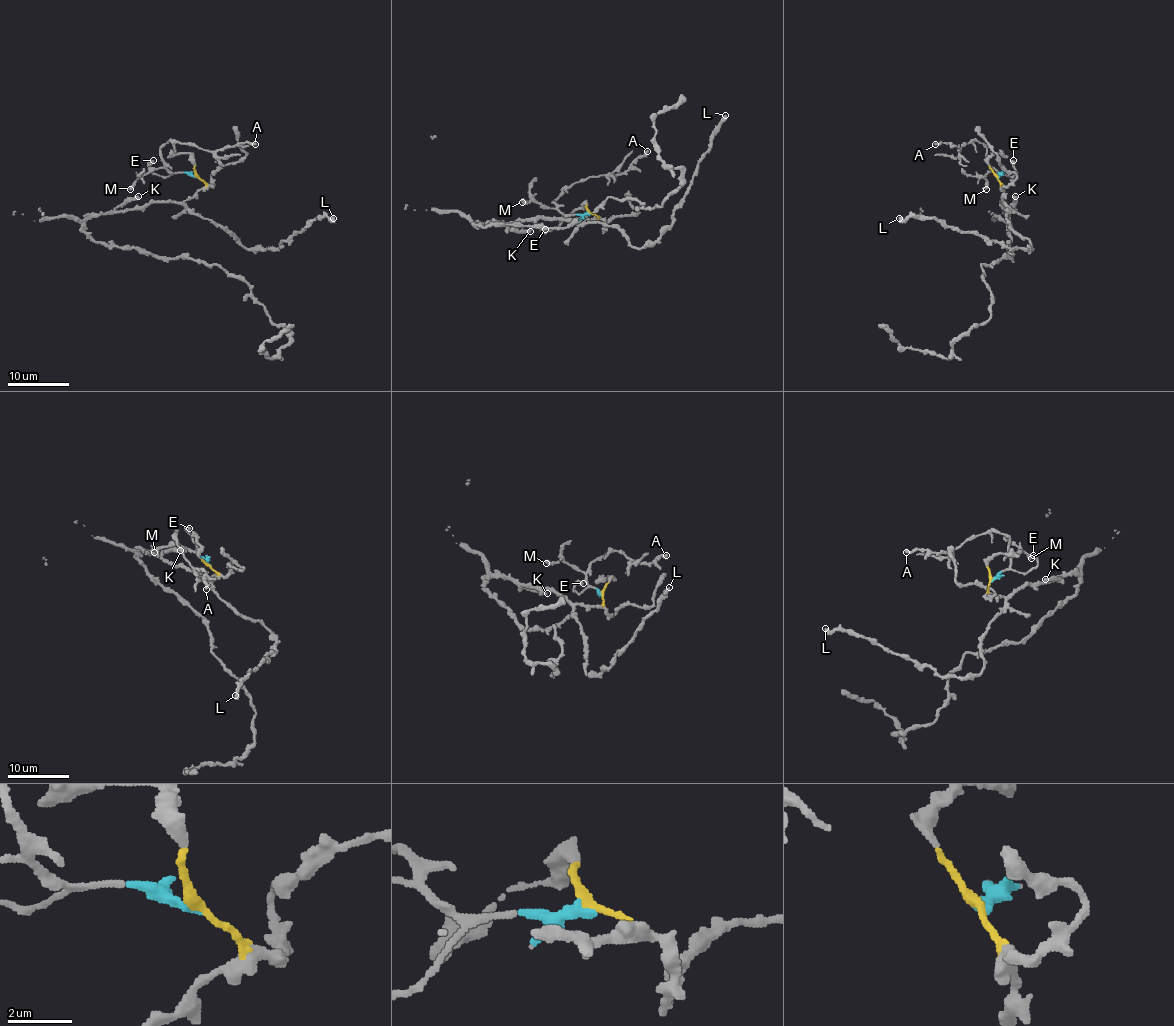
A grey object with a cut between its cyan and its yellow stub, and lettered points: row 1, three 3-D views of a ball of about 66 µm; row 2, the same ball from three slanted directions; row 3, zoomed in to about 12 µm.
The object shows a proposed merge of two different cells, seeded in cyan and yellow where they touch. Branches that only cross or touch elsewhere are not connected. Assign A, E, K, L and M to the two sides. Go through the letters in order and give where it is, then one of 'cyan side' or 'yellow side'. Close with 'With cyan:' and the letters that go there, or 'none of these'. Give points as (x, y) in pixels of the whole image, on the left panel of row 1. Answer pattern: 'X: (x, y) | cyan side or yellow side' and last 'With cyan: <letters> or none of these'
A: (255, 144) | cyan side
E: (153, 160) | cyan side
K: (138, 196) | yellow side
L: (333, 218) | yellow side
M: (130, 189) | cyan side
With cyan: A, E, M

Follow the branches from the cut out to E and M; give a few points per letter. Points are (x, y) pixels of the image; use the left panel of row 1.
E: (196, 177), (176, 172), (164, 177), (157, 175), (149, 168), (154, 160)
M: (196, 177), (158, 168), (140, 177), (129, 189)

